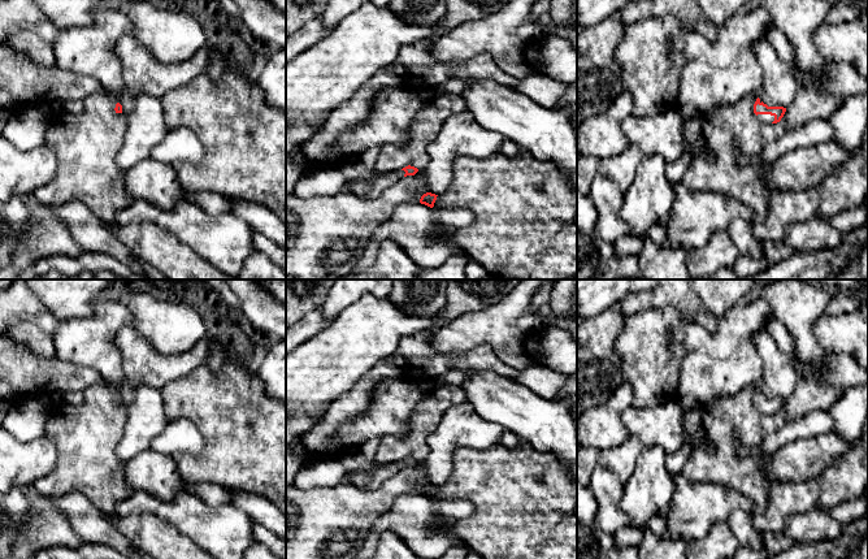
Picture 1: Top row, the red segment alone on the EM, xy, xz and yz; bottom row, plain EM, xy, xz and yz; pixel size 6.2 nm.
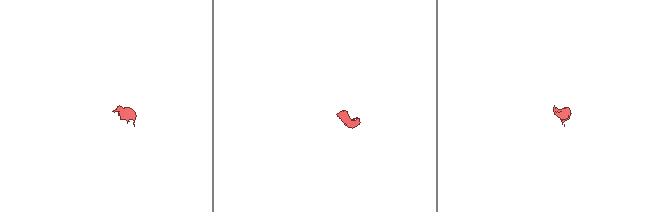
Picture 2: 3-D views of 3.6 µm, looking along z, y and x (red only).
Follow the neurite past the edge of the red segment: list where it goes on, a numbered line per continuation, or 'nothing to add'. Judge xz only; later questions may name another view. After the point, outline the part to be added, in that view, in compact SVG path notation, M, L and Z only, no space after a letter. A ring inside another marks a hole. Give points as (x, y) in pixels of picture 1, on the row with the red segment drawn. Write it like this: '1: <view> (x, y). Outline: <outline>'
1: xz (376, 183). Outline: M373 169L368 177L351 181L356 181L366 188L364 198L378 198L385 190L399 182L404 174L405 172L402 169L390 173L377 173Z

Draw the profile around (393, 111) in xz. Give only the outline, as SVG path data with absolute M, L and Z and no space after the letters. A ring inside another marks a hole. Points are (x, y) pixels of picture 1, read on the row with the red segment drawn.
M438 86L411 90L391 87L379 91L372 101L368 117L339 136L333 155L339 160L356 159L373 147L405 147L417 114L438 96Z

